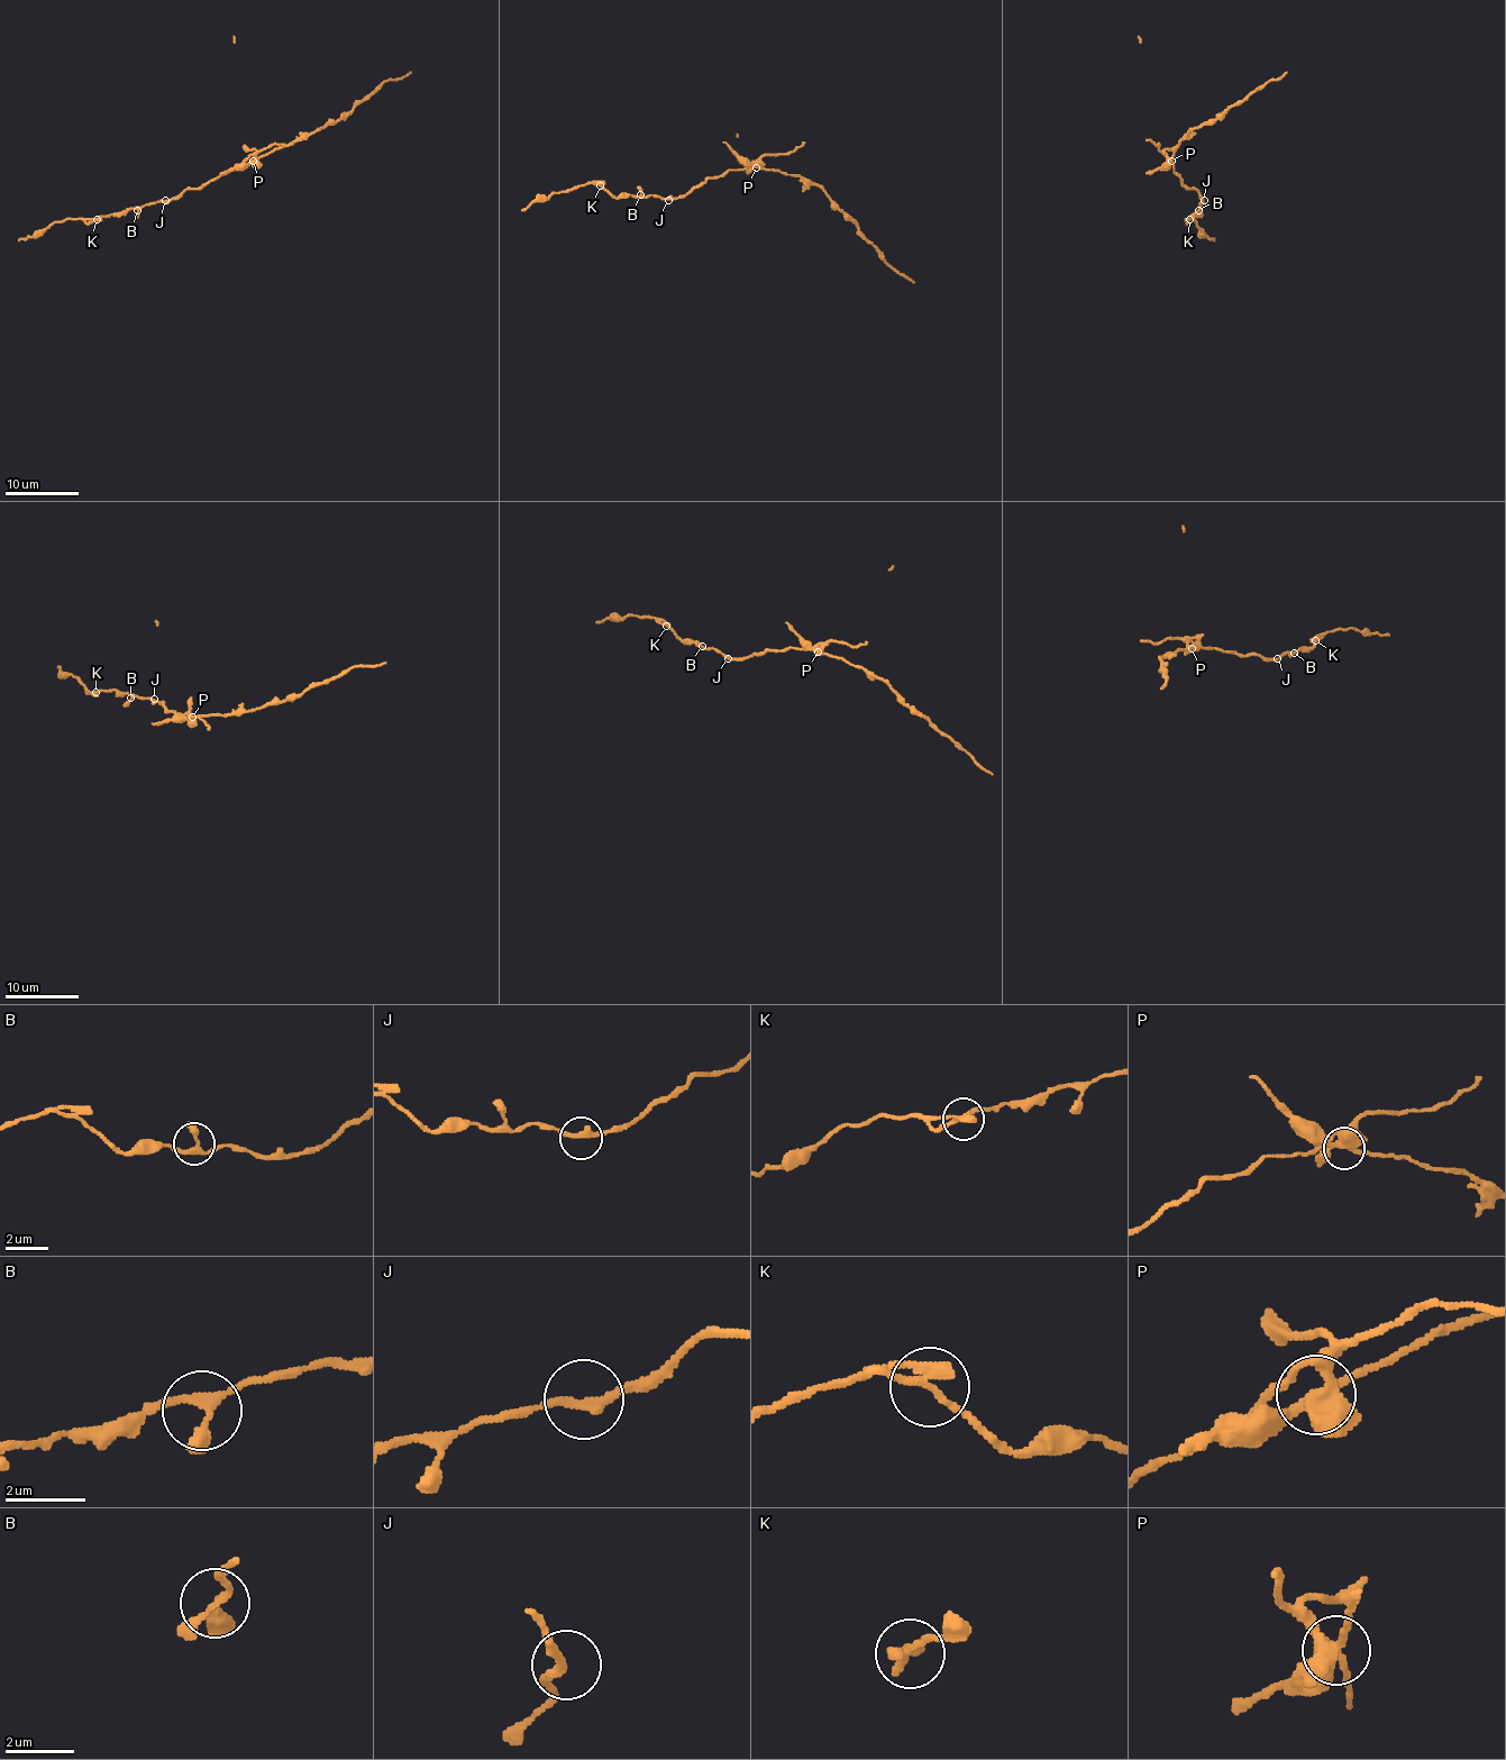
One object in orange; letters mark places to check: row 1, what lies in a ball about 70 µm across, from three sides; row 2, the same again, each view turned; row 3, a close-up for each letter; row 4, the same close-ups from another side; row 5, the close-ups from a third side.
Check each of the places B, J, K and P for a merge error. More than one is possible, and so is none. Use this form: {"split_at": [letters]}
{"split_at": ["P"]}

